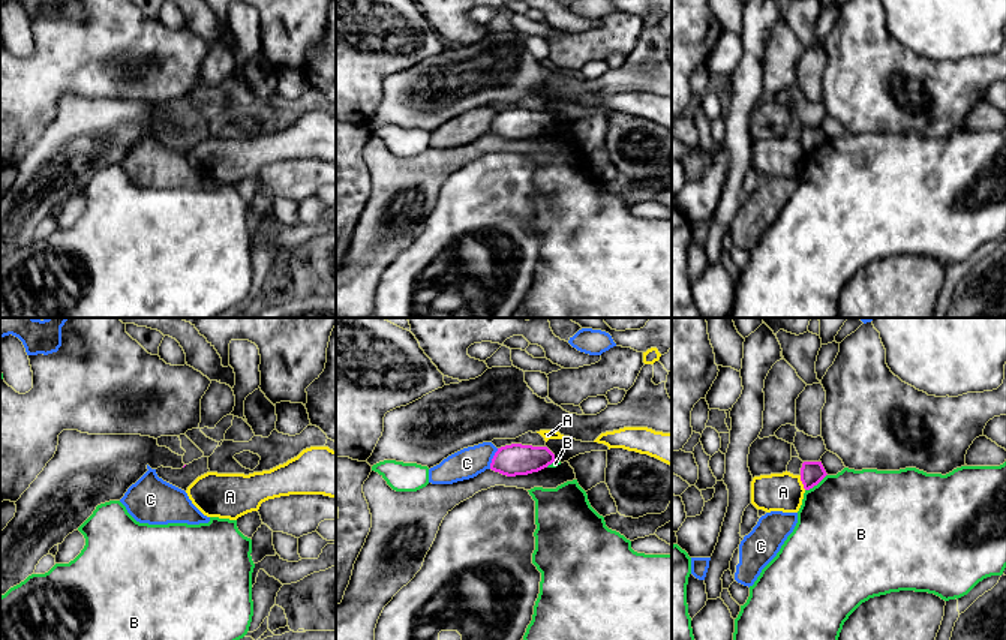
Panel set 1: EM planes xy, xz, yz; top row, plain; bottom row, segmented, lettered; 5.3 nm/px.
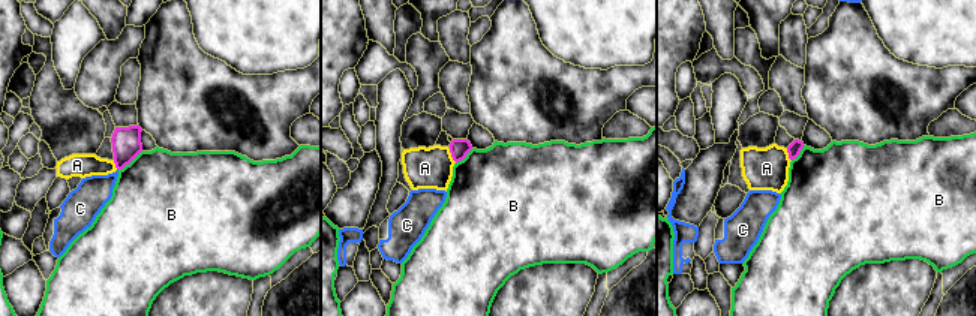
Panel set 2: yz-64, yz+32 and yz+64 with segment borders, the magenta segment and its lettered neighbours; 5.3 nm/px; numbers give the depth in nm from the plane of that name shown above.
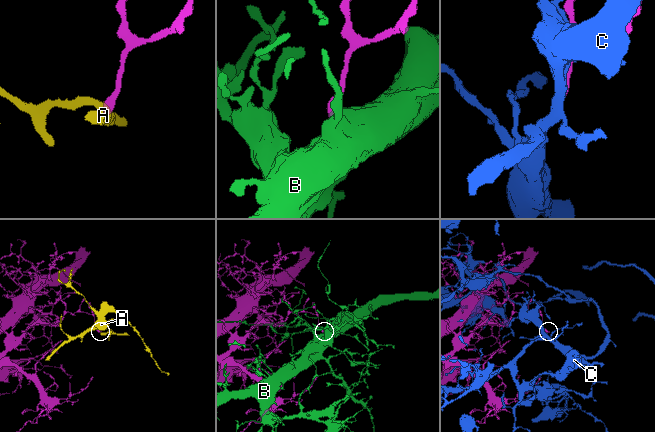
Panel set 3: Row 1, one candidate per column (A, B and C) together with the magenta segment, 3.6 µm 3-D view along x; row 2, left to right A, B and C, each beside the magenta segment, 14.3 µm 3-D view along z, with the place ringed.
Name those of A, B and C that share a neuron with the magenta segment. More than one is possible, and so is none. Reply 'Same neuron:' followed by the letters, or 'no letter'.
Same neuron: no letter

